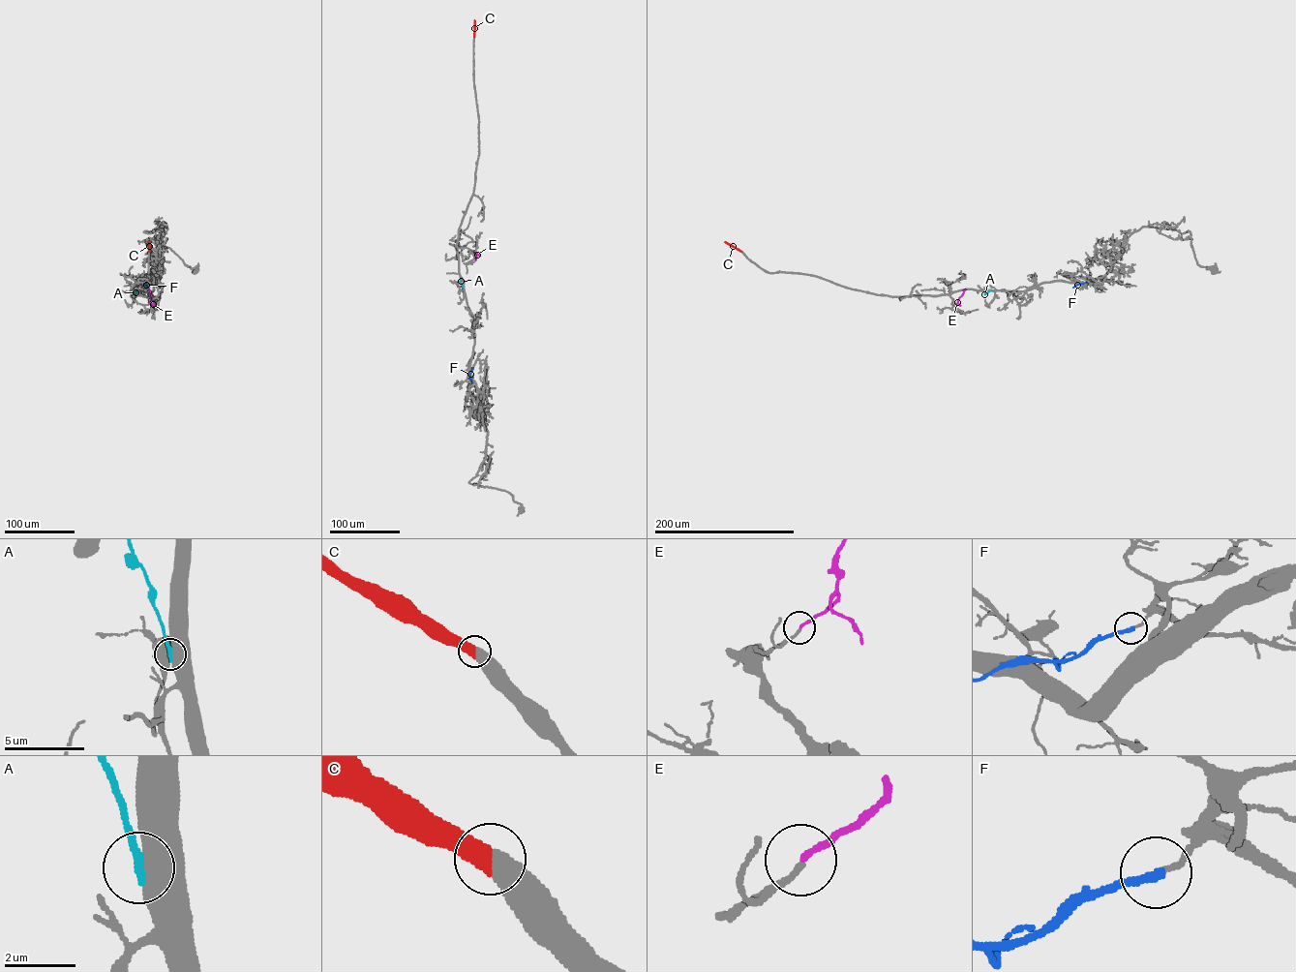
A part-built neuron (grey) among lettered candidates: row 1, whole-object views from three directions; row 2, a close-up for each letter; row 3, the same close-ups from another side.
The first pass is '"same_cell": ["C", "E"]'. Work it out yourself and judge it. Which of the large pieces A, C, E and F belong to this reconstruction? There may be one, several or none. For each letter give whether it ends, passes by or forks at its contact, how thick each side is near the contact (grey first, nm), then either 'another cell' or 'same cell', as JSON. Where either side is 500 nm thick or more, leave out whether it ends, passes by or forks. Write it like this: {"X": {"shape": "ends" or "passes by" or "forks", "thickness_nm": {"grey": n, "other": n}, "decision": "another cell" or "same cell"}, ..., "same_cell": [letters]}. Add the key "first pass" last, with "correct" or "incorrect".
{"A": {"thickness_nm": {"grey": 750, "other": 280}, "decision": "another cell"}, "C": {"thickness_nm": {"grey": 600, "other": 650}, "decision": "same cell"}, "E": {"shape": "ends", "thickness_nm": {"grey": 180, "other": 180}, "decision": "same cell"}, "F": {"shape": "ends", "thickness_nm": {"grey": 160, "other": 280}, "decision": "another cell"}, "same_cell": ["C", "E"], "first pass": "correct"}

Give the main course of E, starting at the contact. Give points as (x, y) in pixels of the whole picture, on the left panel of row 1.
E: (148, 304), (150, 289)

